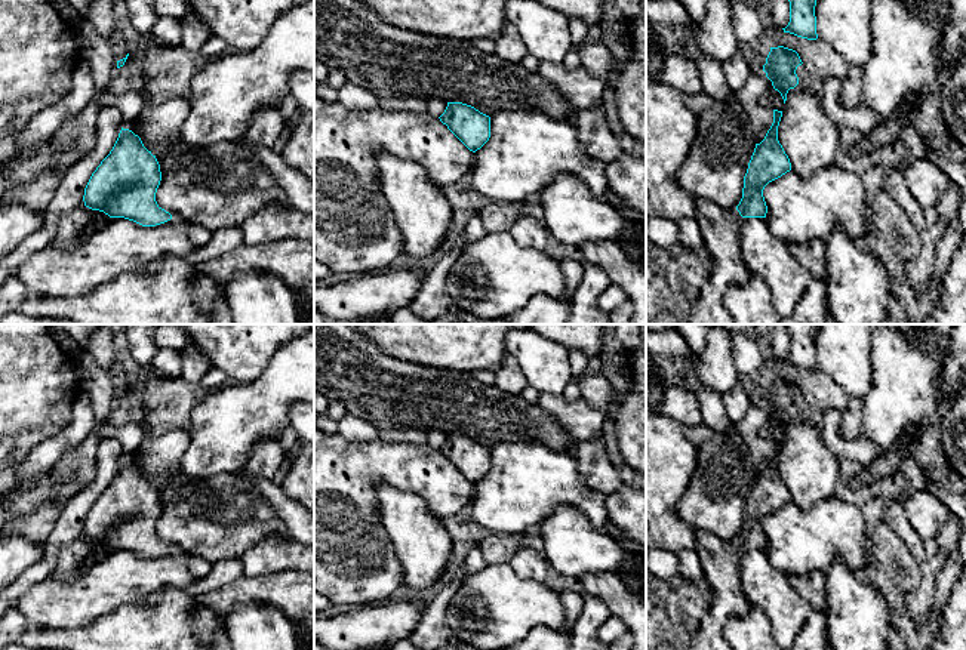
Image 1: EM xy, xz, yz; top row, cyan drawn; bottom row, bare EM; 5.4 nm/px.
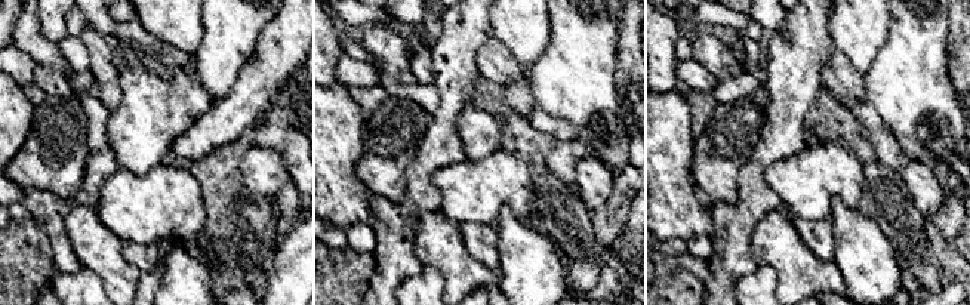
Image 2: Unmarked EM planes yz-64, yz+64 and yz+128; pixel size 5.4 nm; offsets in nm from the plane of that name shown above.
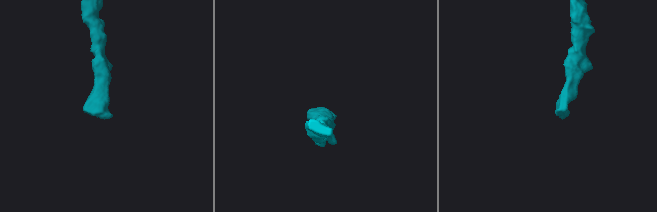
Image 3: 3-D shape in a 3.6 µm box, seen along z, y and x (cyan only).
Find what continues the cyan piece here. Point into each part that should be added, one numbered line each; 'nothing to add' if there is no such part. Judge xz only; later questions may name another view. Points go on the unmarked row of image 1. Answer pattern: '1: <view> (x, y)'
nothing to add

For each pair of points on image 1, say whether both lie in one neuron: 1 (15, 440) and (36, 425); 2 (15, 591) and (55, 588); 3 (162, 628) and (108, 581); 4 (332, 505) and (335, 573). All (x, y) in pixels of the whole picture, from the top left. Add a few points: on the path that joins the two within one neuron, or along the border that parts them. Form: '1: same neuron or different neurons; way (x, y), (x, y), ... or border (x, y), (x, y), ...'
1: same neuron; way (20, 436), (31, 425)
2: different neurons; border (54, 566), (15, 606)
3: different neurons; border (142, 600), (119, 606), (102, 616)
4: same neuron; way (332, 521), (335, 557)

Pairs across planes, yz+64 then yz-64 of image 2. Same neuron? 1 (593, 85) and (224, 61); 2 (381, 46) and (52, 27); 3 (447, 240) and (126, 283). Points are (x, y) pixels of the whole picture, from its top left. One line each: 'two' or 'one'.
1: one
2: one
3: one

